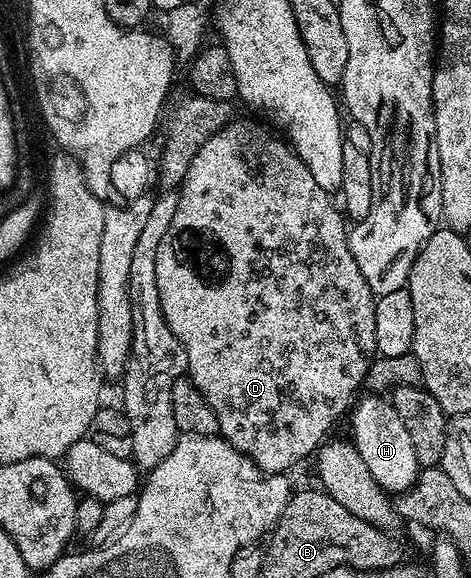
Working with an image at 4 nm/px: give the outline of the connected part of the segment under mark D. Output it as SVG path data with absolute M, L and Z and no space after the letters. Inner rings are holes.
M231 119L224 128L216 131L196 151L196 159L188 167L180 188L177 190L178 203L176 215L172 215L172 227L168 227L164 239L160 239L160 247L156 251L156 287L160 299L164 299L164 287L162 285L186 285L186 287L172 287L174 291L174 305L166 305L162 308L164 319L170 330L186 352L186 367L190 381L208 399L208 407L216 411L216 423L218 432L226 438L228 444L236 447L236 451L243 453L248 459L256 463L256 467L267 475L282 475L293 467L297 461L302 461L306 456L313 454L327 440L330 428L338 420L347 416L348 410L355 404L354 392L363 388L366 374L370 372L370 364L374 361L378 348L376 347L376 319L374 318L375 296L368 287L364 275L360 275L360 267L356 267L356 259L352 259L348 225L344 220L344 213L336 204L335 198L319 187L316 179L312 179L312 171L303 163L297 152L281 136L273 137L266 129L257 125L259 122L238 121ZM202 285L210 285L206 289L206 295L202 295ZM178 291L186 291L186 305L194 305L194 309L178 309ZM238 309L254 309L254 327L248 327L250 321L246 321L244 327L236 327L236 313Z

